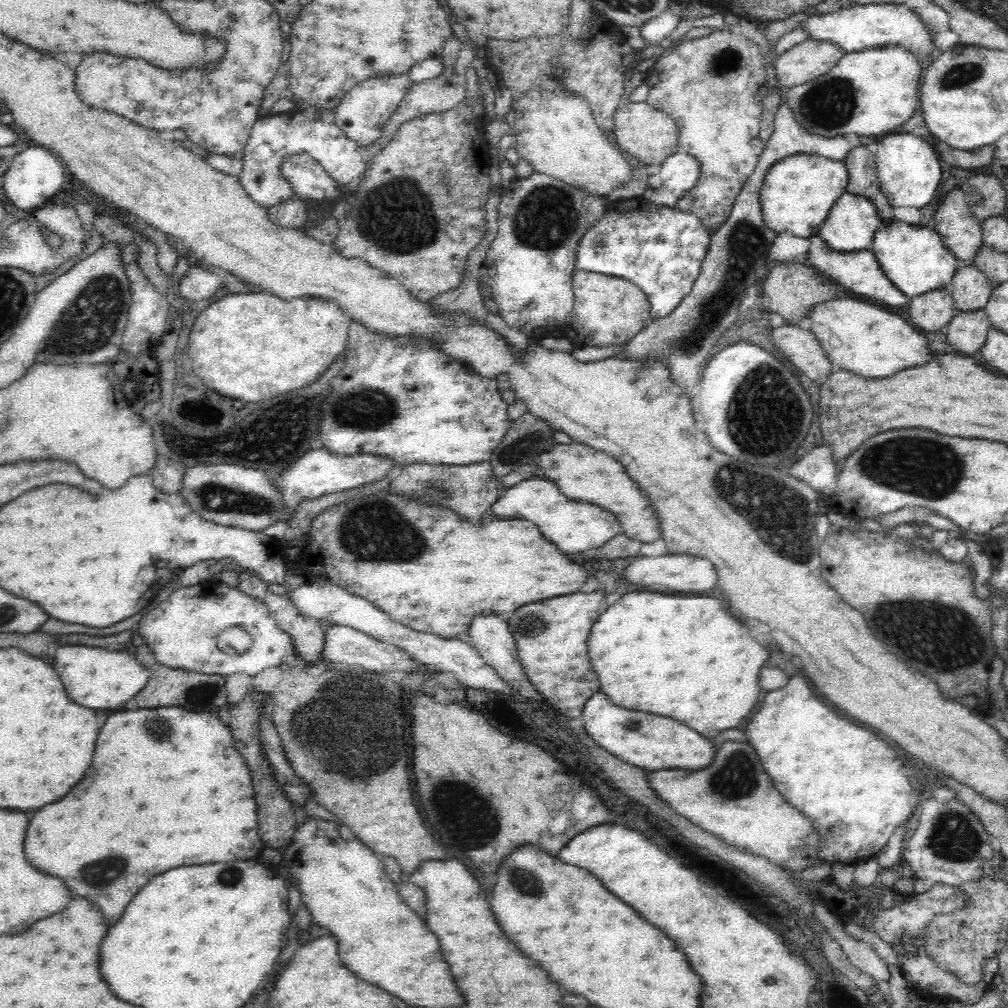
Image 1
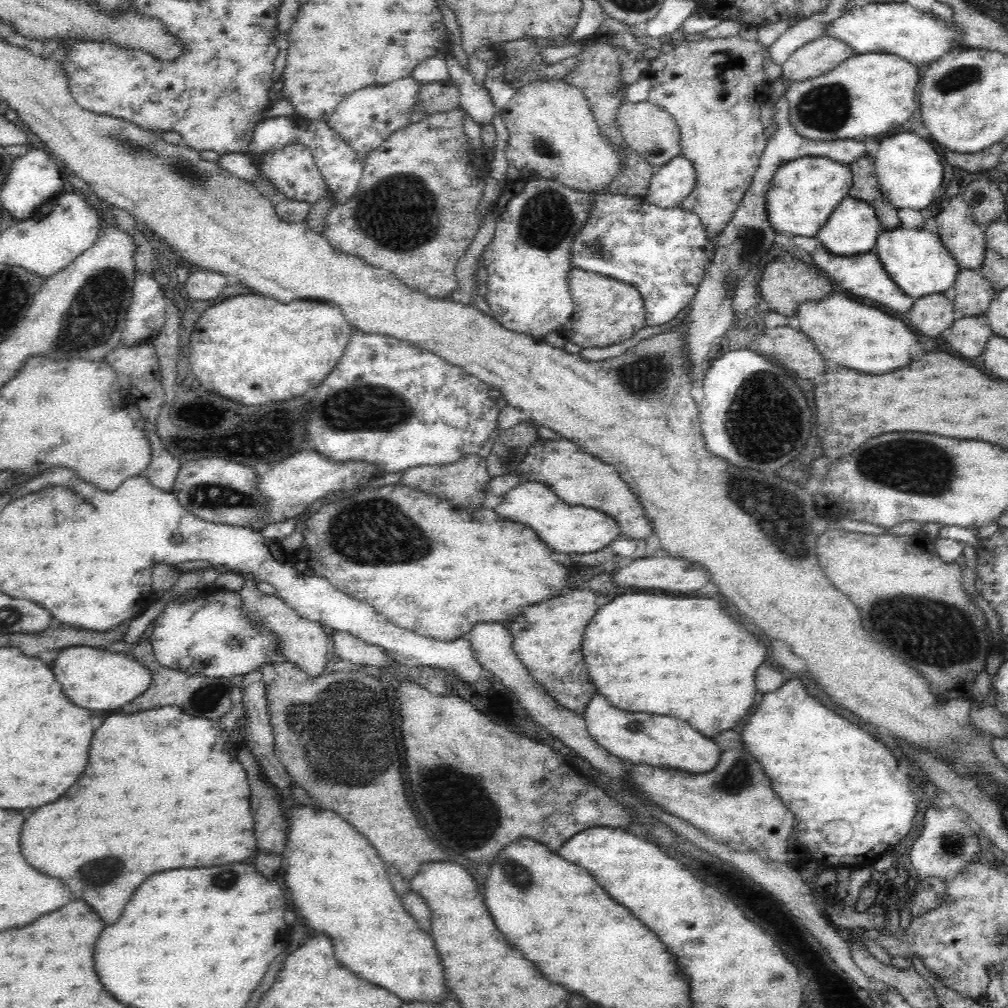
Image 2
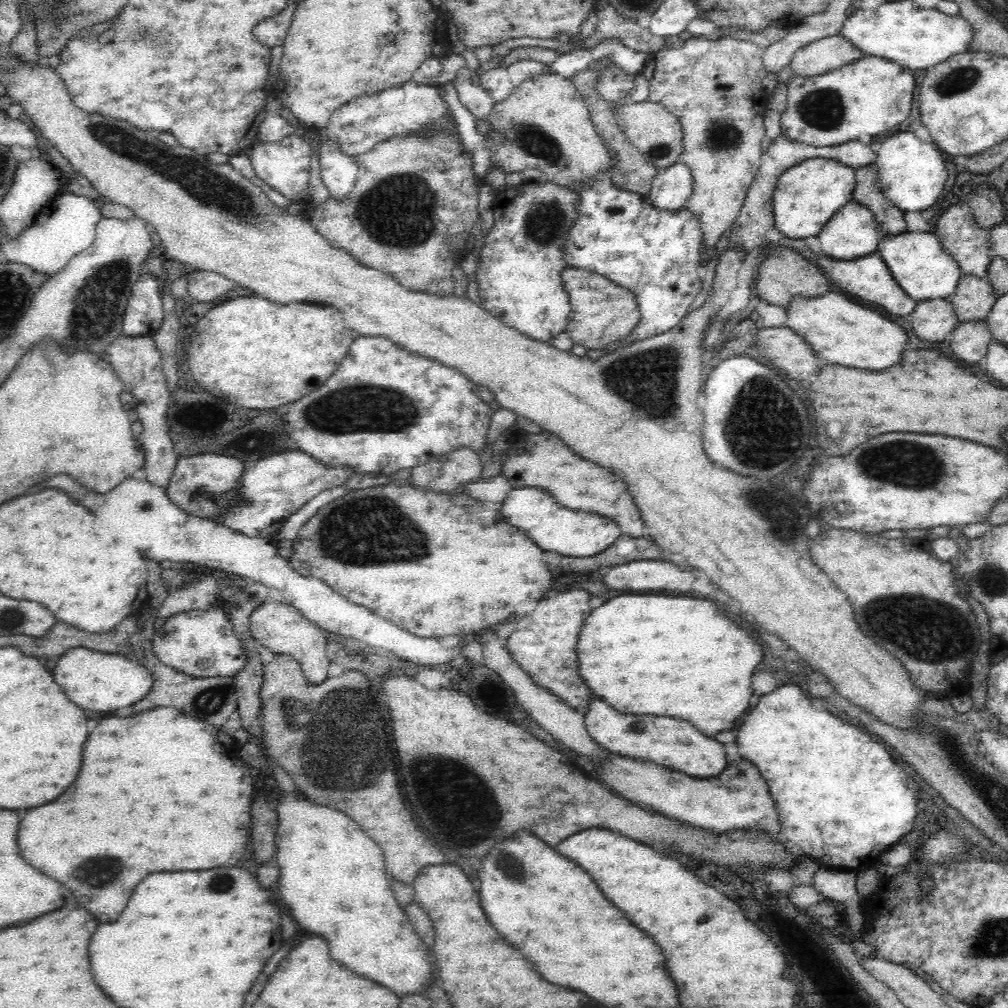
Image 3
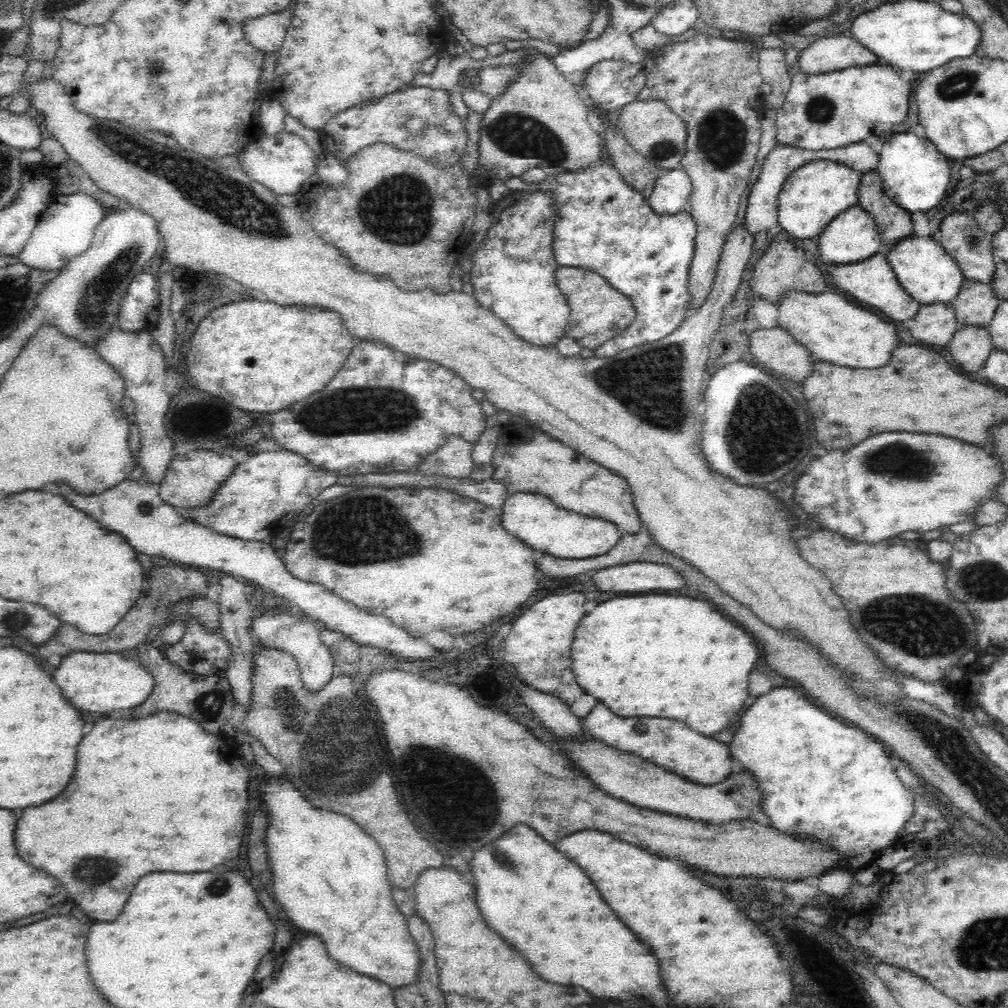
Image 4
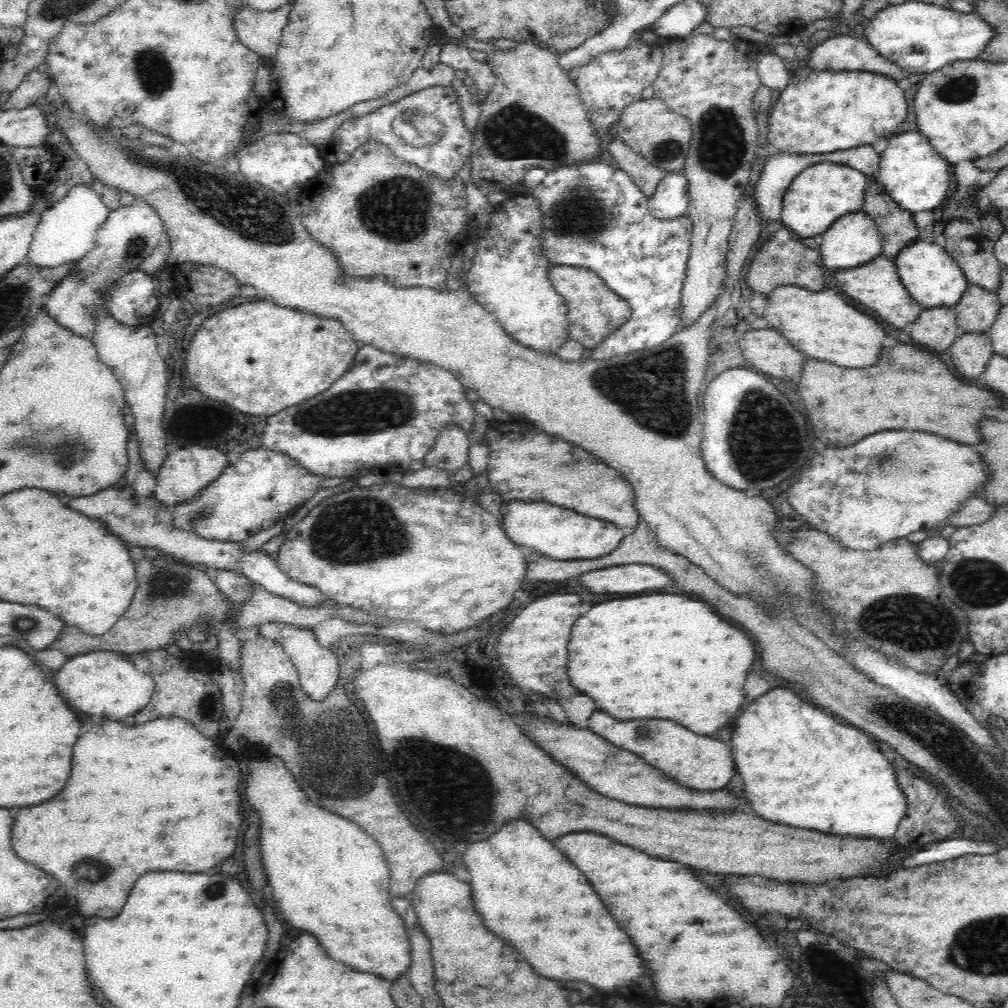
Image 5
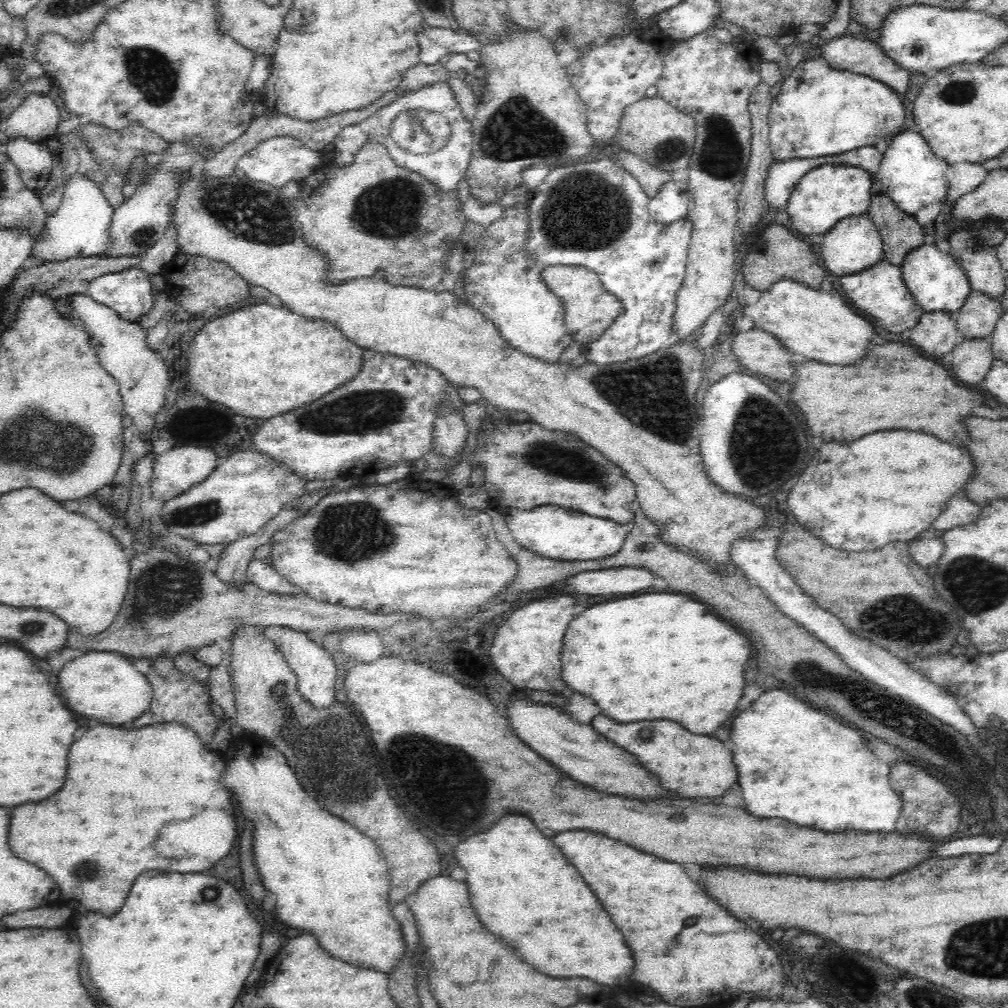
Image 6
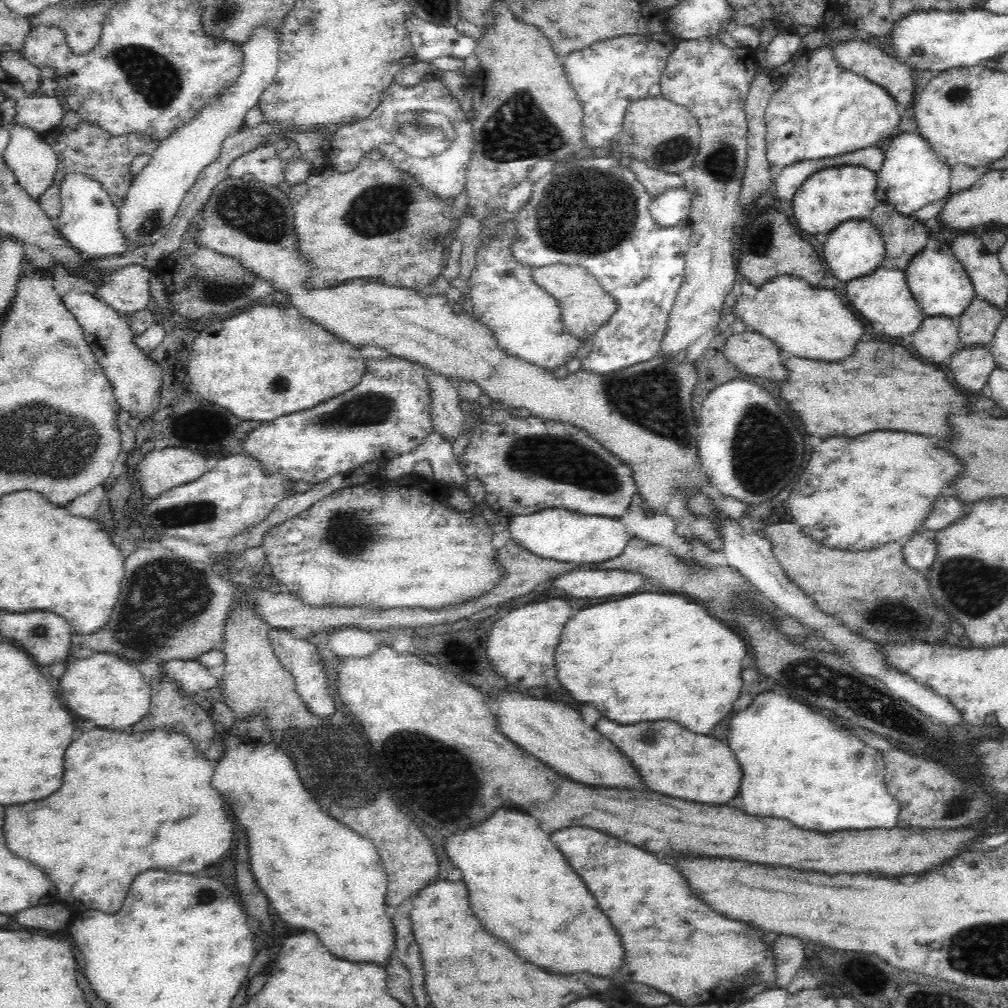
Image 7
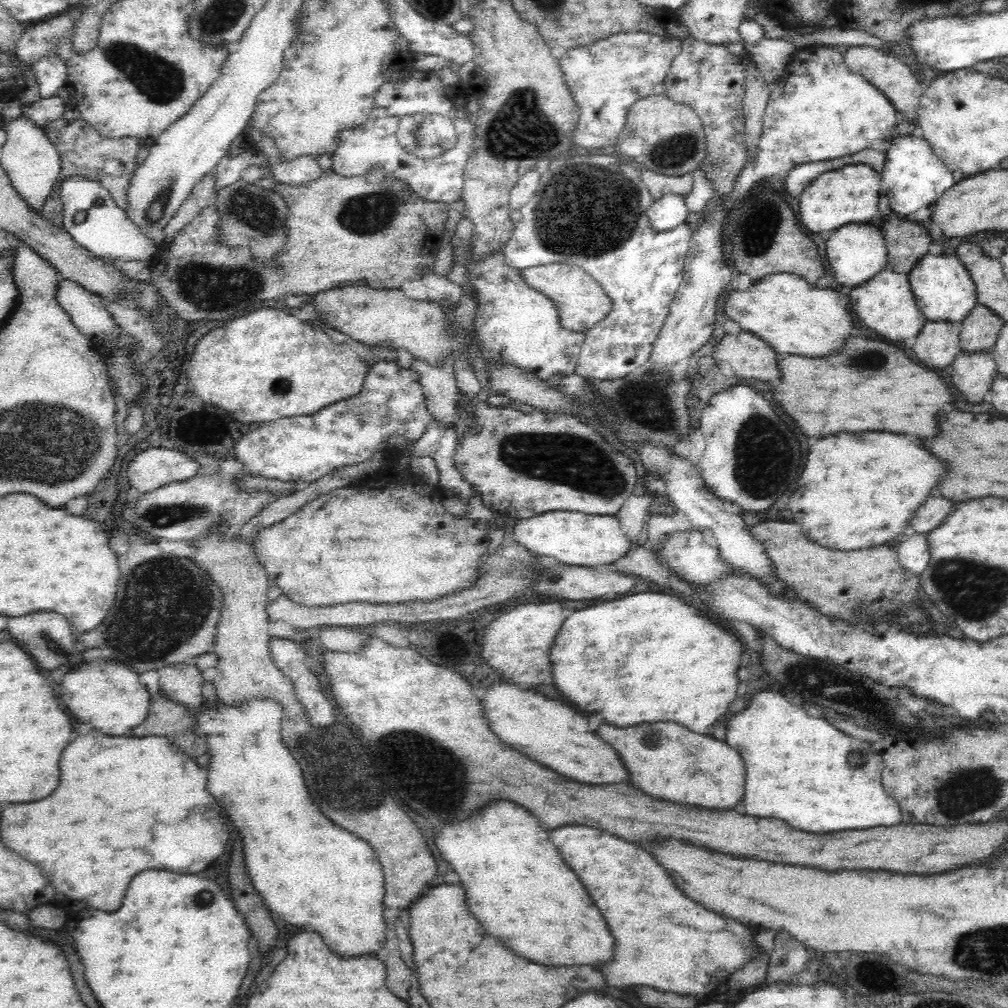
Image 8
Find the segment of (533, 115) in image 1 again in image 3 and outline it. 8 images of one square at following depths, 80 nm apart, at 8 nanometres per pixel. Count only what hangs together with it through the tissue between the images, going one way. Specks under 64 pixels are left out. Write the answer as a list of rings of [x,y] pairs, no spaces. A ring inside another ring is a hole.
[[[550,69],[524,79],[504,100],[495,101],[484,121],[490,129],[484,135],[484,148],[488,150],[492,162],[488,172],[500,170],[502,174],[512,174],[535,168],[542,171],[543,179],[547,182],[570,186],[578,181],[587,181],[588,177],[598,171],[613,168],[612,155],[597,133],[583,96],[576,90],[571,79]]]

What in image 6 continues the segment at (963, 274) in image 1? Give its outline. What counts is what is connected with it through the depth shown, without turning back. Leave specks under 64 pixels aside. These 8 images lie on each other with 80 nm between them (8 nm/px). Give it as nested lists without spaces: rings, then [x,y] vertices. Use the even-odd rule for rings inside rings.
[[[971,290],[957,316],[960,341],[987,339],[1003,313],[1000,301]]]

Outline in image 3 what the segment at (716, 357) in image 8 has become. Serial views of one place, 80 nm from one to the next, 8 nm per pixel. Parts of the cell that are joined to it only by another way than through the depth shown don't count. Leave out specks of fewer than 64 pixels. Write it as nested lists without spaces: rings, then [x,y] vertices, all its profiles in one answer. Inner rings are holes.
[[[788,327],[761,328],[756,334],[756,346],[760,348],[760,358],[762,362],[768,366],[776,366],[778,372],[782,370],[786,376],[794,378],[794,380],[806,380],[808,376],[816,374],[816,355],[812,354],[812,350],[808,344],[804,342],[797,334],[794,334]]]

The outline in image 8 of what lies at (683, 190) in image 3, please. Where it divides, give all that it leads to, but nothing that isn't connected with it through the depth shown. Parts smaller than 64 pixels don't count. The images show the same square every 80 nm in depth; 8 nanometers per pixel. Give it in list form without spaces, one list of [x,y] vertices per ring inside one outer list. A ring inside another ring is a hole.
[[[667,194],[652,201],[651,207],[647,210],[651,229],[660,234],[680,226],[680,223],[685,222],[690,209],[689,200],[676,194]]]

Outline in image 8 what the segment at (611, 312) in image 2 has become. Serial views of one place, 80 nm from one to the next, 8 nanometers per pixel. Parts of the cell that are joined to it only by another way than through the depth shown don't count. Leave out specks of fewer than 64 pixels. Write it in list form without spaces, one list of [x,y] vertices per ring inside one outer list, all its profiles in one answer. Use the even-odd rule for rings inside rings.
[[[552,263],[519,269],[521,281],[541,292],[555,304],[560,324],[566,330],[585,333],[593,324],[602,320],[612,310],[610,297],[583,268],[575,264]]]

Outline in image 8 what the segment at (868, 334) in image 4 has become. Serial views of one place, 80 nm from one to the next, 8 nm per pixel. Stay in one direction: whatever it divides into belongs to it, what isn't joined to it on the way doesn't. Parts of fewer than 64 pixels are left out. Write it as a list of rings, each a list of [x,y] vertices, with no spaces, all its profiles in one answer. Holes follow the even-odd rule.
[[[781,272],[763,276],[754,282],[750,290],[732,290],[726,295],[726,300],[722,304],[724,316],[734,320],[740,330],[751,332],[760,340],[763,340],[770,349],[780,358],[780,356],[826,356],[840,348],[840,344],[845,342],[845,338],[854,334],[856,326],[850,322],[848,311],[840,304],[840,296],[832,290],[818,288],[811,285],[802,277],[789,272]]]

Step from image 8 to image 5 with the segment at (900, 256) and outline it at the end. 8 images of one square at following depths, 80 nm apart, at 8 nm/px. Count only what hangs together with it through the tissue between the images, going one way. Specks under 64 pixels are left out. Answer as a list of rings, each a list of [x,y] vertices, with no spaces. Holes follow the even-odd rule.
[[[877,179],[869,180],[862,210],[876,223],[882,237],[881,254],[894,261],[904,248],[919,239],[920,231],[913,214],[902,210],[895,200],[881,188]]]

